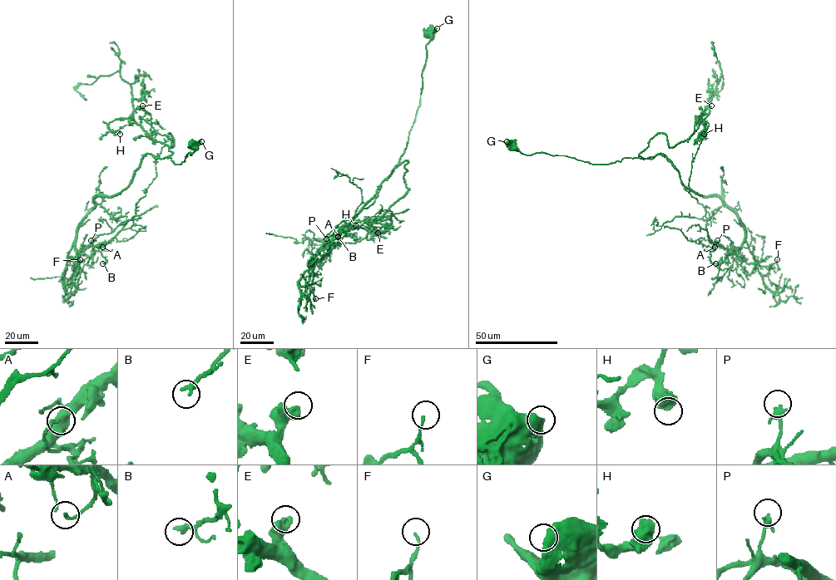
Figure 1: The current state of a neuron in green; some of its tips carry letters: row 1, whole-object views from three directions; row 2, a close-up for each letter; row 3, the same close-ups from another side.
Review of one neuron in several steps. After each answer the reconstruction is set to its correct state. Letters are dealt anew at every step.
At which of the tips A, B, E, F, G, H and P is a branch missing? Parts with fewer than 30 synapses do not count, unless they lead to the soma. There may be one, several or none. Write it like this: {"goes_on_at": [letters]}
{"goes_on_at": []}

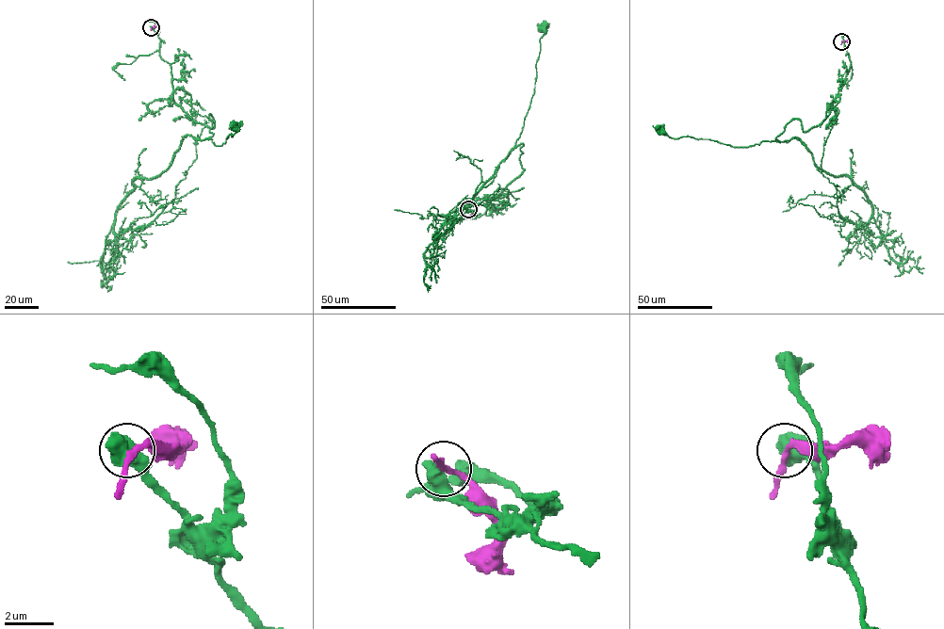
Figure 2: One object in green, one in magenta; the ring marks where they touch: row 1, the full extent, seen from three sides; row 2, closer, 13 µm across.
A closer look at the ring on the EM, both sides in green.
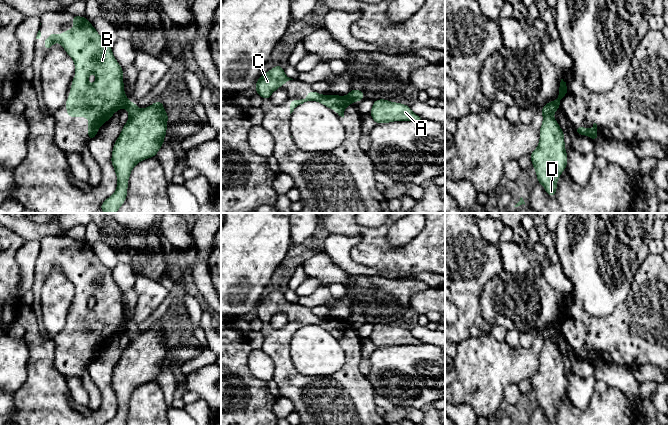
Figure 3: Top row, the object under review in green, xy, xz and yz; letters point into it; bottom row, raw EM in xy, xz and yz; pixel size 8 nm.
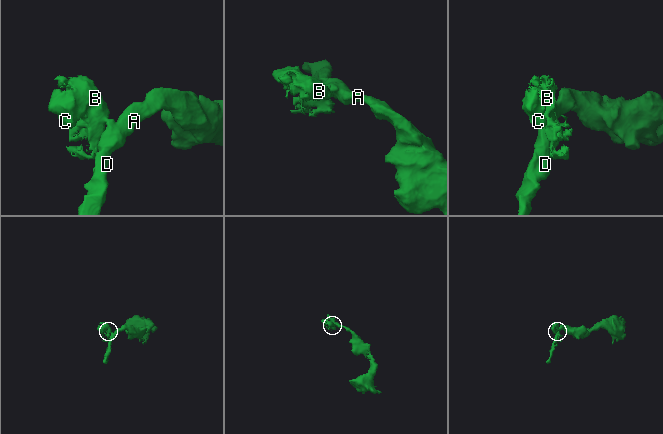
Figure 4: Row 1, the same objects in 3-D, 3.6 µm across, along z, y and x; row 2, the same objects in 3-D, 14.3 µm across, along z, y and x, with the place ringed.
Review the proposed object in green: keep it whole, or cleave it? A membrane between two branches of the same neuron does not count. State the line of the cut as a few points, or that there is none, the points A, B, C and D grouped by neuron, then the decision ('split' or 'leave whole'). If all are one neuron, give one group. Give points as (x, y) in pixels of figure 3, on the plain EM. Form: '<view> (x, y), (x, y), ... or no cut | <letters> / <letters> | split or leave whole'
yz (555, 325), (558, 331) | A D / B C | split

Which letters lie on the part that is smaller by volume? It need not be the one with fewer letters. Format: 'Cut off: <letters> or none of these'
Cut off: B, C

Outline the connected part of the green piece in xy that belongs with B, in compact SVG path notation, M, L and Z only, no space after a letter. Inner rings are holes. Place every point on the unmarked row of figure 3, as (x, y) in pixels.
M73 239L72 244L75 247L72 254L65 254L63 259L50 257L44 265L44 274L49 274L55 266L59 266L73 283L76 298L65 326L67 340L87 341L89 343L88 363L92 365L99 351L117 334L125 332L129 325L124 316L123 293L112 278L112 270L100 261L86 241ZM92 296L96 299L96 305L90 309L88 301Z

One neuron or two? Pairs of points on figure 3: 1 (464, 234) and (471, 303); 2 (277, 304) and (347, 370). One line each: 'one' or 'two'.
1: one
2: one

